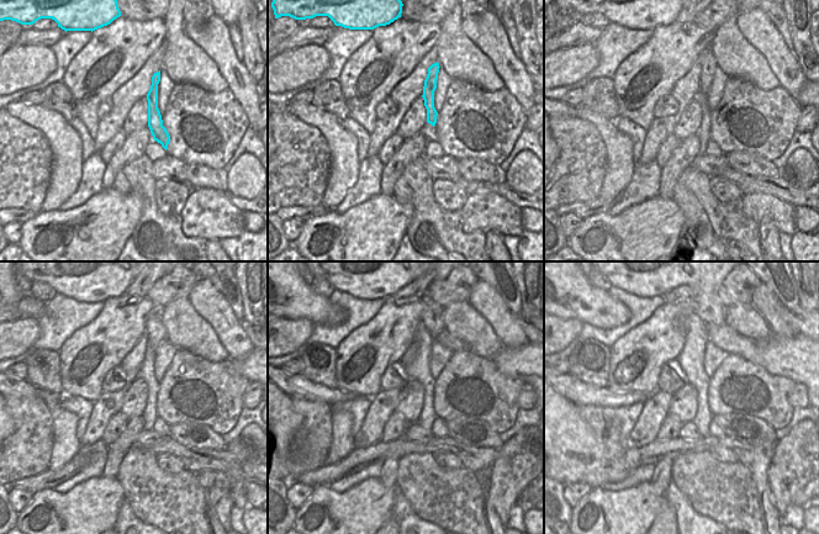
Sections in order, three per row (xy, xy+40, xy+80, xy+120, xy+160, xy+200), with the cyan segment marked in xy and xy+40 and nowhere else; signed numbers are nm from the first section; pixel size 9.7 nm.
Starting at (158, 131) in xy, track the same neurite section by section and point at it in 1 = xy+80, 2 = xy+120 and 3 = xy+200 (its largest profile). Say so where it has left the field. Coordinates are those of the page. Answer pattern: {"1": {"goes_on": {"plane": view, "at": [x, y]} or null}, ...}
{"1": {"goes_on": {"plane": "xy+80", "at": [707, 58]}}, "2": {"goes_on": {"plane": "xy+120", "at": [156, 332]}}, "3": {"goes_on": {"plane": "xy+200", "at": [708, 307]}}}

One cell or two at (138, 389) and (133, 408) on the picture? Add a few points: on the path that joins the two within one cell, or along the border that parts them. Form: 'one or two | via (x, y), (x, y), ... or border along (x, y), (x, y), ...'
one | via (137, 394), (135, 403)

